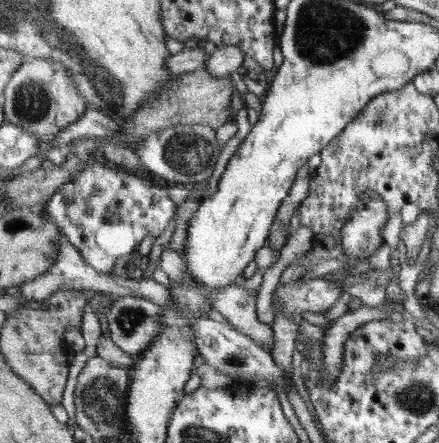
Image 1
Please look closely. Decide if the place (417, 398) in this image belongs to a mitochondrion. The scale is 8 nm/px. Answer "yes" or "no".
yes

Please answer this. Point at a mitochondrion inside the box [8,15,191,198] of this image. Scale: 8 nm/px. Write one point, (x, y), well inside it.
(32, 98)

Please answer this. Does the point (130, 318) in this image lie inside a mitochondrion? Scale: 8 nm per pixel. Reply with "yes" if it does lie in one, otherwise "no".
yes

